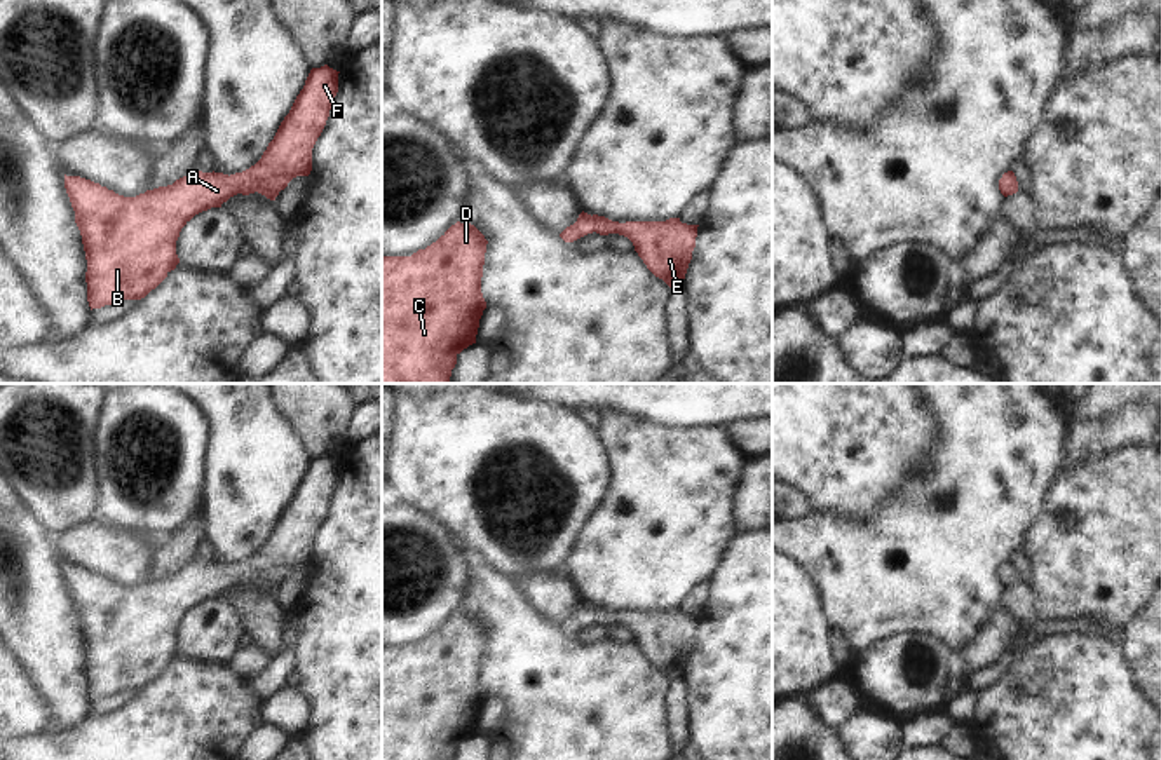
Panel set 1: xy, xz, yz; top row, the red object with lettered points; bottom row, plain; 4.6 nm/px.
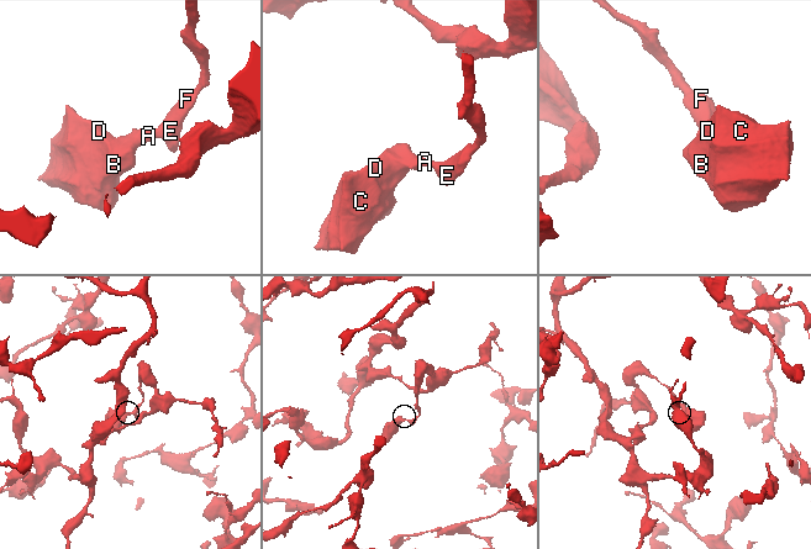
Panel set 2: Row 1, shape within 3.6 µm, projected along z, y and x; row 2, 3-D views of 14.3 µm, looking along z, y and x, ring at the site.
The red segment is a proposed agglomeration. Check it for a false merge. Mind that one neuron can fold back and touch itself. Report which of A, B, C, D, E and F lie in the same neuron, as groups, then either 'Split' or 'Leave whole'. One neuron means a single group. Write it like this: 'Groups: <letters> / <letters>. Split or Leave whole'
Groups: A B C D E F. Leave whole.

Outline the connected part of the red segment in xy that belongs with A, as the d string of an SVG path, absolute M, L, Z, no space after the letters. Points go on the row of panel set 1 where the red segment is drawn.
M328 64L310 70L261 159L242 173L228 176L195 169L173 185L136 197L64 174L87 260L91 310L141 300L155 289L180 263L176 241L195 214L221 207L237 193L258 192L275 200L293 178L309 176L312 148L338 92L338 73Z

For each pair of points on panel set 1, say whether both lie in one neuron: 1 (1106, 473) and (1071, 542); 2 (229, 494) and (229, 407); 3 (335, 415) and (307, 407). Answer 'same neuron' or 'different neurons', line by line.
1: same neuron
2: same neuron
3: same neuron

